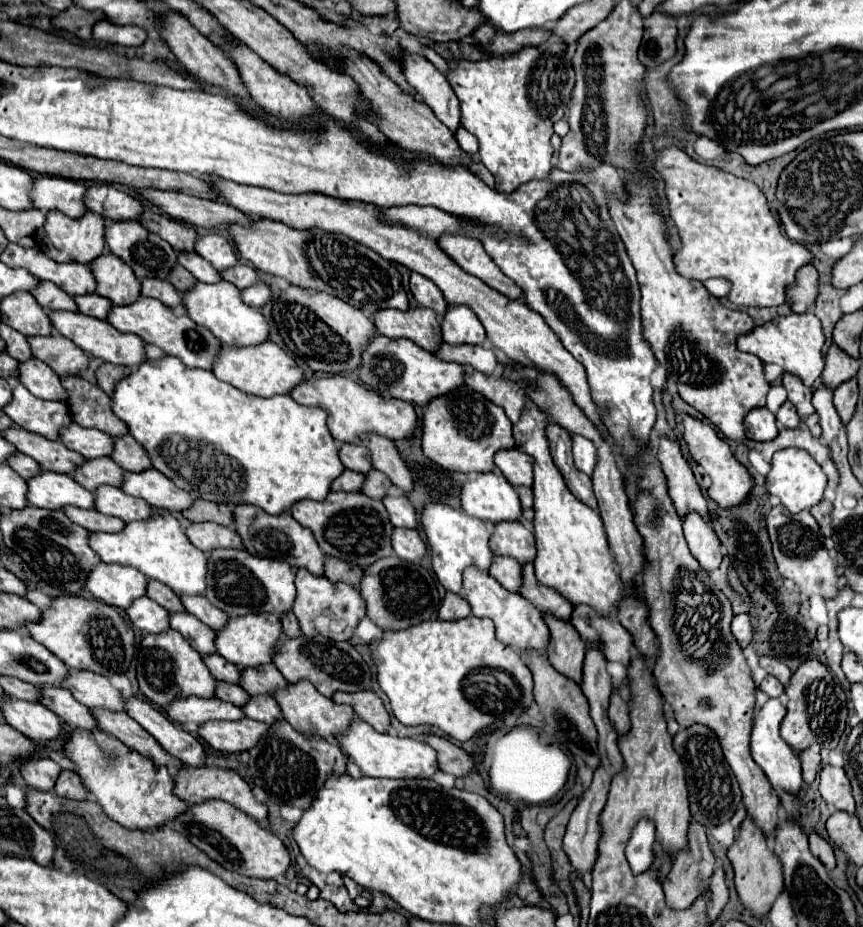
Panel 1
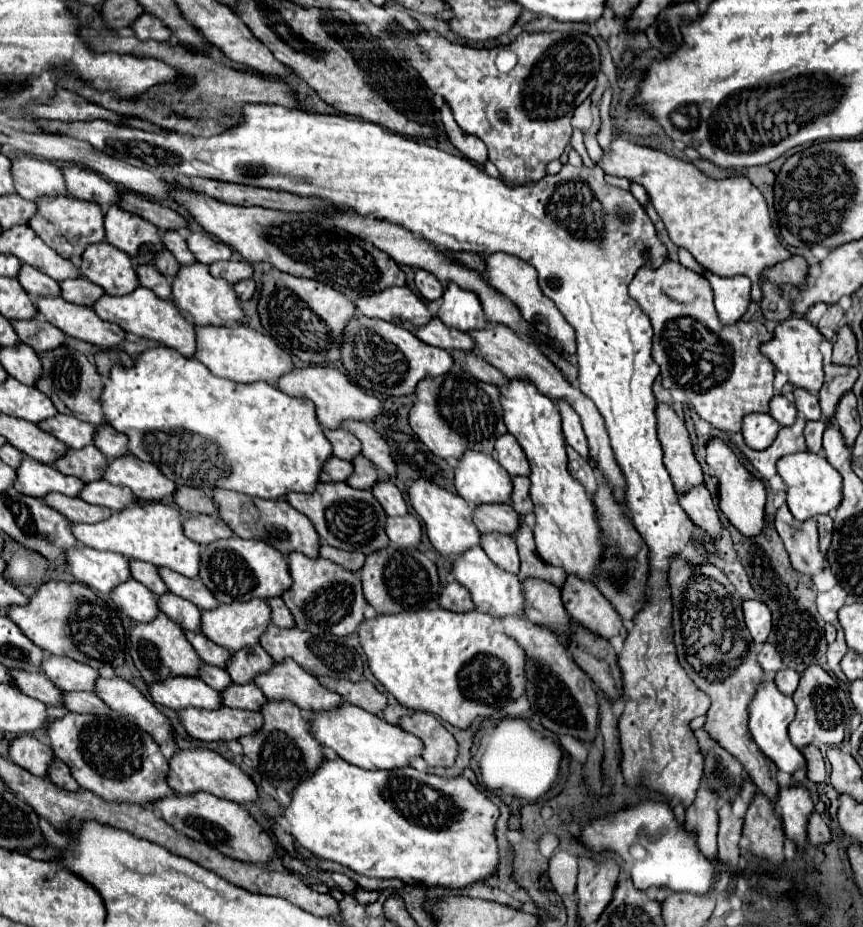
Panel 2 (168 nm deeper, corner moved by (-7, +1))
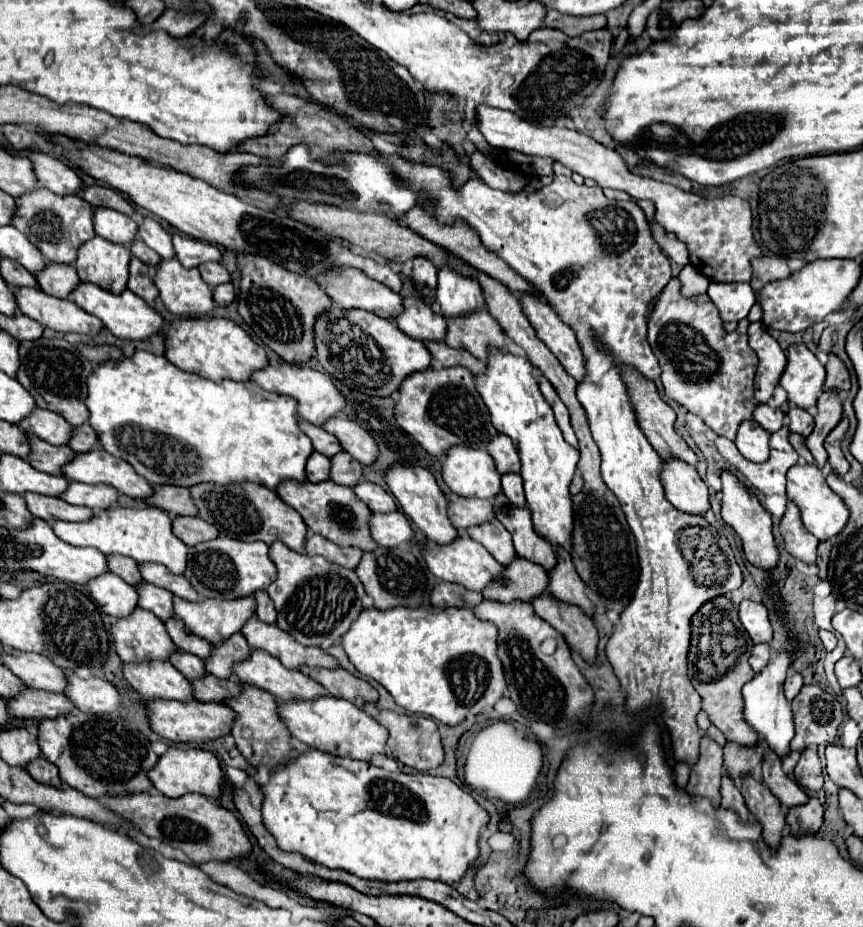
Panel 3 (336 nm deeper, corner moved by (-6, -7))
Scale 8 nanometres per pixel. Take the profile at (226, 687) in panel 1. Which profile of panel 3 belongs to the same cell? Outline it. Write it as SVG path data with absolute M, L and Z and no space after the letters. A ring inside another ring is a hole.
M176 649L168 661L186 677L186 679L200 679L202 675L206 675L206 669L204 669L204 663L200 657L194 657L192 653L186 653L186 651L180 651Z

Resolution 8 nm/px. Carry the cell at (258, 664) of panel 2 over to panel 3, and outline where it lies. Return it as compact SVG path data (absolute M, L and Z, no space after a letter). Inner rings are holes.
M234 633L222 645L212 645L210 657L204 661L206 671L220 679L228 679L232 675L232 665L250 655L250 645L242 637L242 633Z

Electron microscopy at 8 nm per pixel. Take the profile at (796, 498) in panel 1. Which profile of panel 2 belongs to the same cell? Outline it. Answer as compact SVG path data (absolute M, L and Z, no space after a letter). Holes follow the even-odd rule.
M811 451L787 455L777 461L777 473L781 475L785 483L787 505L793 517L799 521L805 521L821 513L829 513L831 509L835 509L841 503L841 477L839 473L835 473L835 469L831 469L825 457L819 457Z

